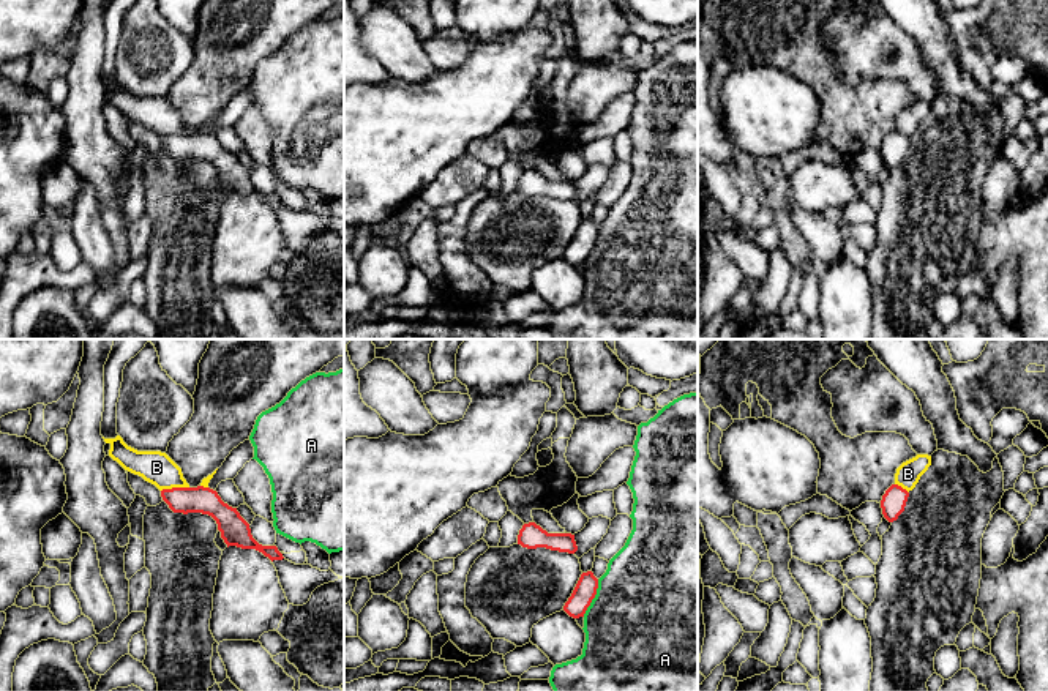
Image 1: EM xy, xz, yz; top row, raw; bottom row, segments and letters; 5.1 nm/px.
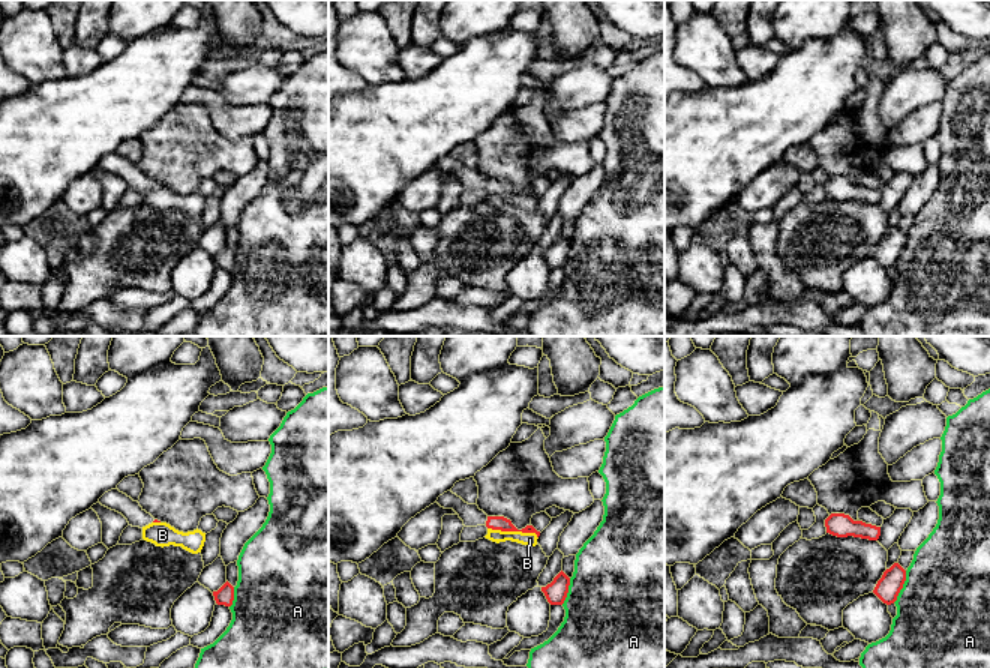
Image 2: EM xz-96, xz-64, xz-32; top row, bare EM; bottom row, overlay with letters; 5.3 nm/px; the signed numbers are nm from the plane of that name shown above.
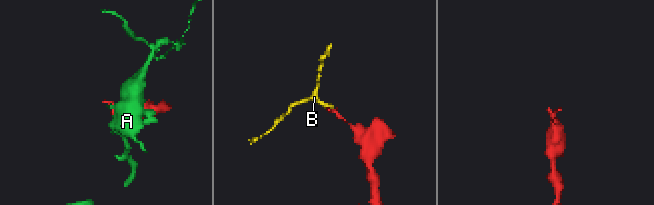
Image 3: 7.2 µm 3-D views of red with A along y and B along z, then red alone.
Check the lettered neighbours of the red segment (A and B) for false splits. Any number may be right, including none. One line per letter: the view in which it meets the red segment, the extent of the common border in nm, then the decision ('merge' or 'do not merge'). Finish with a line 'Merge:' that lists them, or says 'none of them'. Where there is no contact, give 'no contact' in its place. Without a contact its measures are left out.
A: contact in xz; length 200 nm; do not merge
B: contact in xy; length 150 nm; do not merge
Merge: none of them

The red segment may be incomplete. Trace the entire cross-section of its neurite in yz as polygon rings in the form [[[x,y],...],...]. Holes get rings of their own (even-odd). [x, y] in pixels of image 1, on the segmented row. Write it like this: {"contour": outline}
{"contour": [[[892,484],[881,500],[882,514],[889,522],[898,519],[904,511],[909,492],[898,484]]]}

